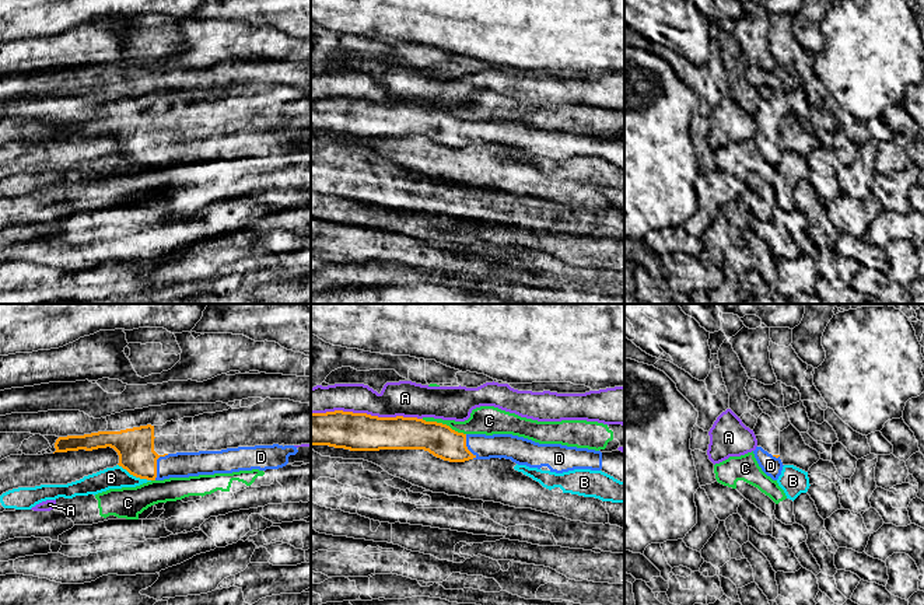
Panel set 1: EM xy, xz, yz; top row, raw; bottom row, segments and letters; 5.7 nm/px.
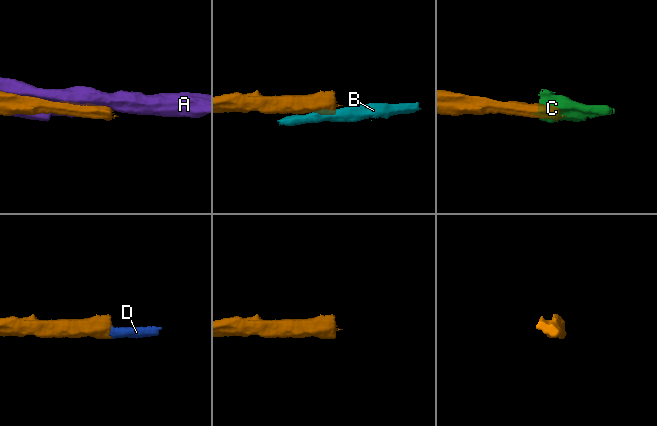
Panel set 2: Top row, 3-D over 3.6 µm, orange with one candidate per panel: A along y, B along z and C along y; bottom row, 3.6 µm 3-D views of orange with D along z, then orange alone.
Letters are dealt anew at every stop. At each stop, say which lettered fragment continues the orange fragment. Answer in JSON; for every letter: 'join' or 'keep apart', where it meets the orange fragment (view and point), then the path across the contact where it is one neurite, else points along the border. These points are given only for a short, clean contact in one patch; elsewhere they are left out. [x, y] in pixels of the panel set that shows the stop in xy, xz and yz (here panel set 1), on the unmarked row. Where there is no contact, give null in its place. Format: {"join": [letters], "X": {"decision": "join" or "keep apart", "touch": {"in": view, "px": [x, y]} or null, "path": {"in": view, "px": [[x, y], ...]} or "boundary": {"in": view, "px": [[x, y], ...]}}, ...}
{"join": ["D"], "A": {"decision": "keep apart", "touch": {"in": "xz", "px": [366, 100]}}, "B": {"decision": "keep apart", "touch": {"in": "xy", "px": [135, 161]}, "boundary": {"in": "xy", "px": [[118, 150], [130, 160], [150, 167]]}}, "C": {"decision": "keep apart", "touch": {"in": "xz", "px": [444, 111]}, "boundary": {"in": "xz", "px": [[422, 105], [445, 109], [465, 121]]}}, "D": {"decision": "join", "touch": {"in": "xy", "px": [156, 150]}, "path": {"in": "xy", "px": [[135, 133], [156, 150], [182, 150]]}}}

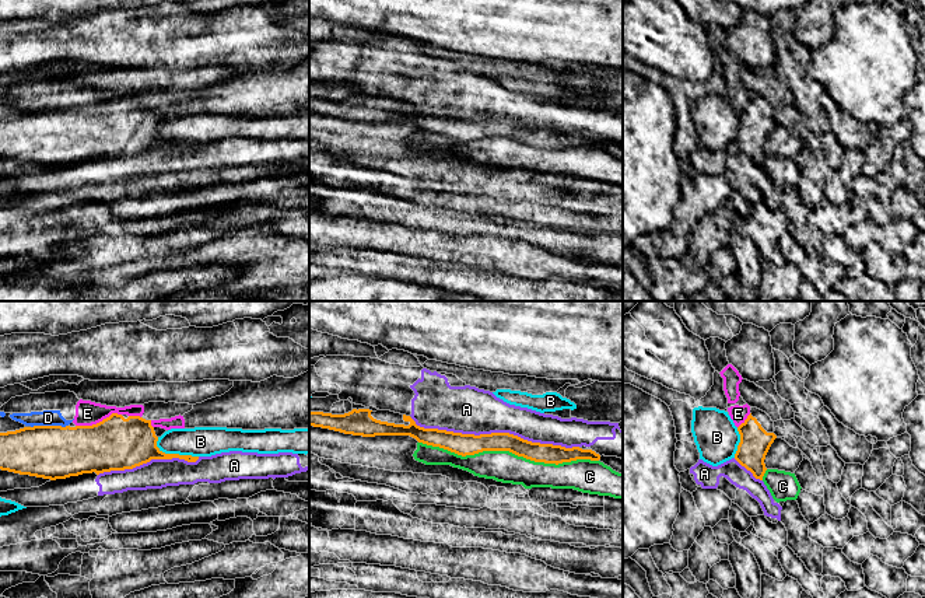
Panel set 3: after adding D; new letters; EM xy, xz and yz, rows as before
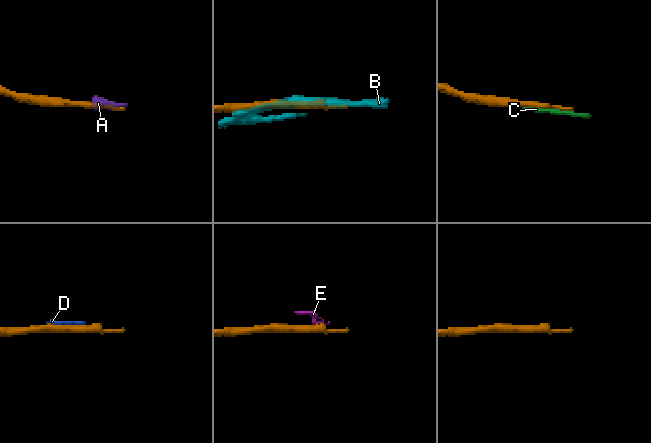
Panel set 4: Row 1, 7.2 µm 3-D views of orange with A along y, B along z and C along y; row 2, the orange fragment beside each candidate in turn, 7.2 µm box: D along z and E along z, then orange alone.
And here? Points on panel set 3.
{"join": [], "A": {"decision": "keep apart", "touch": {"in": "xz", "px": [494, 119]}}, "B": {"decision": "keep apart", "touch": {"in": "xy", "px": [174, 140]}}, "C": {"decision": "keep apart", "touch": {"in": "xz", "px": [508, 136]}}, "D": {"decision": "keep apart", "touch": {"in": "xy", "px": [49, 112]}}, "E": {"decision": "keep apart", "touch": {"in": "xy", "px": [100, 108]}, "boundary": {"in": "xy", "px": [[121, 100], [112, 100], [91, 111], [76, 112]]}}}

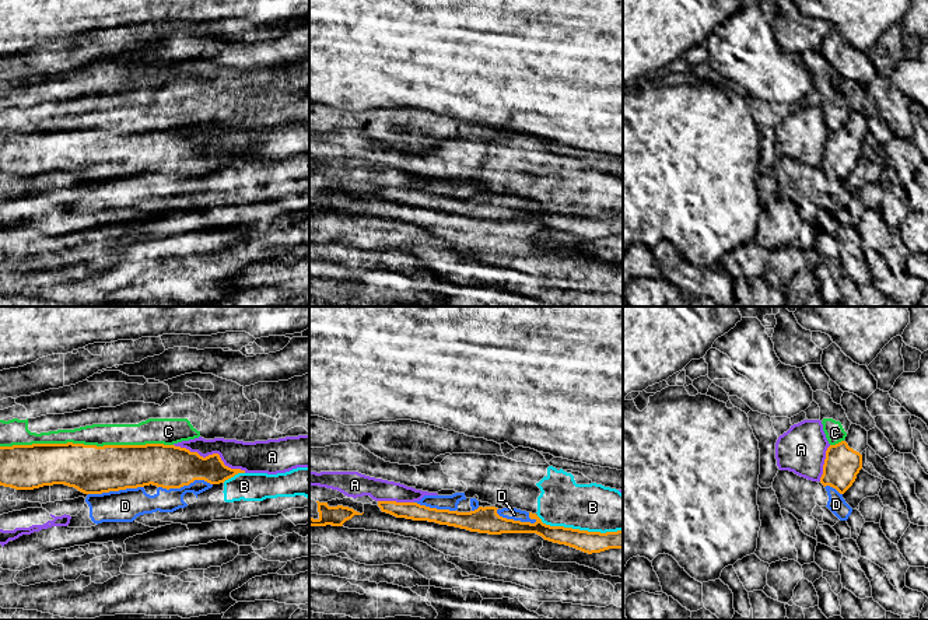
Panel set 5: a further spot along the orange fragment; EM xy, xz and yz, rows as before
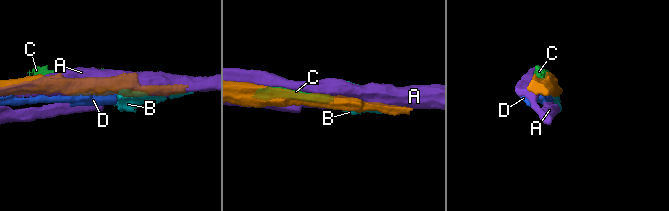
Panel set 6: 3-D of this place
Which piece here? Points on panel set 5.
{"join": [], "A": {"decision": "keep apart", "touch": {"in": "xy", "px": [212, 142]}}, "B": {"decision": "keep apart", "touch": {"in": "xz", "px": [578, 216]}}, "C": {"decision": "keep apart", "touch": {"in": "xy", "px": [86, 132]}}, "D": {"decision": "keep apart", "touch": {"in": "xz", "px": [515, 207]}}}

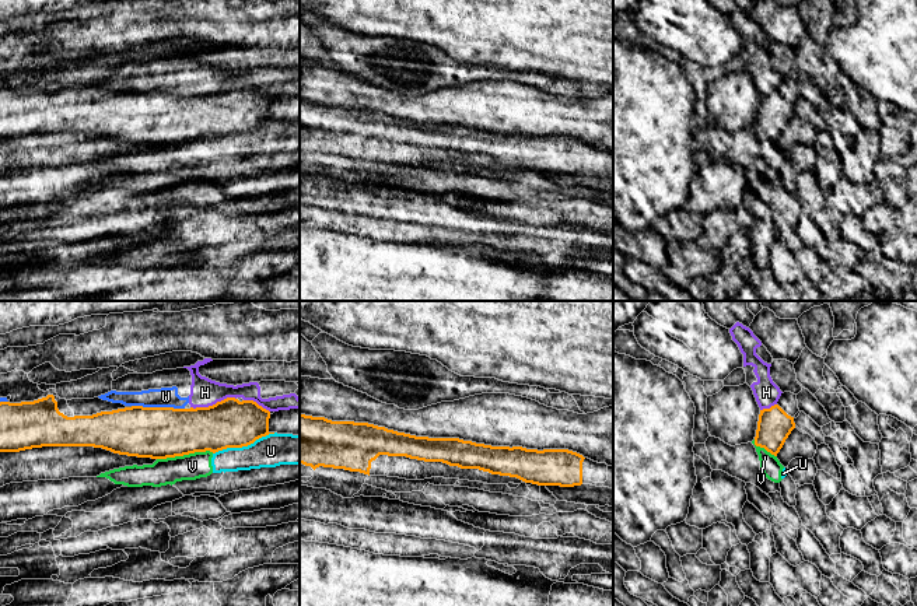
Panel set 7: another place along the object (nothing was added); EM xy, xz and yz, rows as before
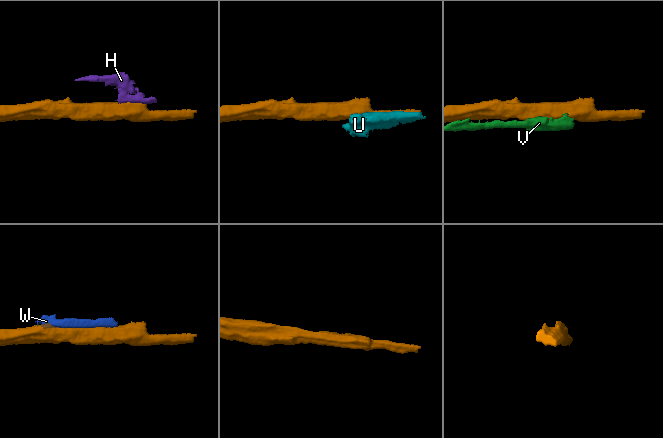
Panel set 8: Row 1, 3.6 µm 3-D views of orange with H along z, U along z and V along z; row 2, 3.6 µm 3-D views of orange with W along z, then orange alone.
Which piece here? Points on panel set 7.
{"join": [], "H": {"decision": "keep apart", "touch": {"in": "xy", "px": [213, 91]}, "boundary": {"in": "xy", "px": [[235, 84], [224, 84], [207, 93], [191, 94]]}}, "U": {"decision": "keep apart", "touch": {"in": "xy", "px": [244, 132]}}, "V": {"decision": "keep apart", "touch": {"in": "xy", "px": [185, 140]}}, "W": {"decision": "keep apart", "touch": {"in": "xy", "px": [158, 94]}}}

